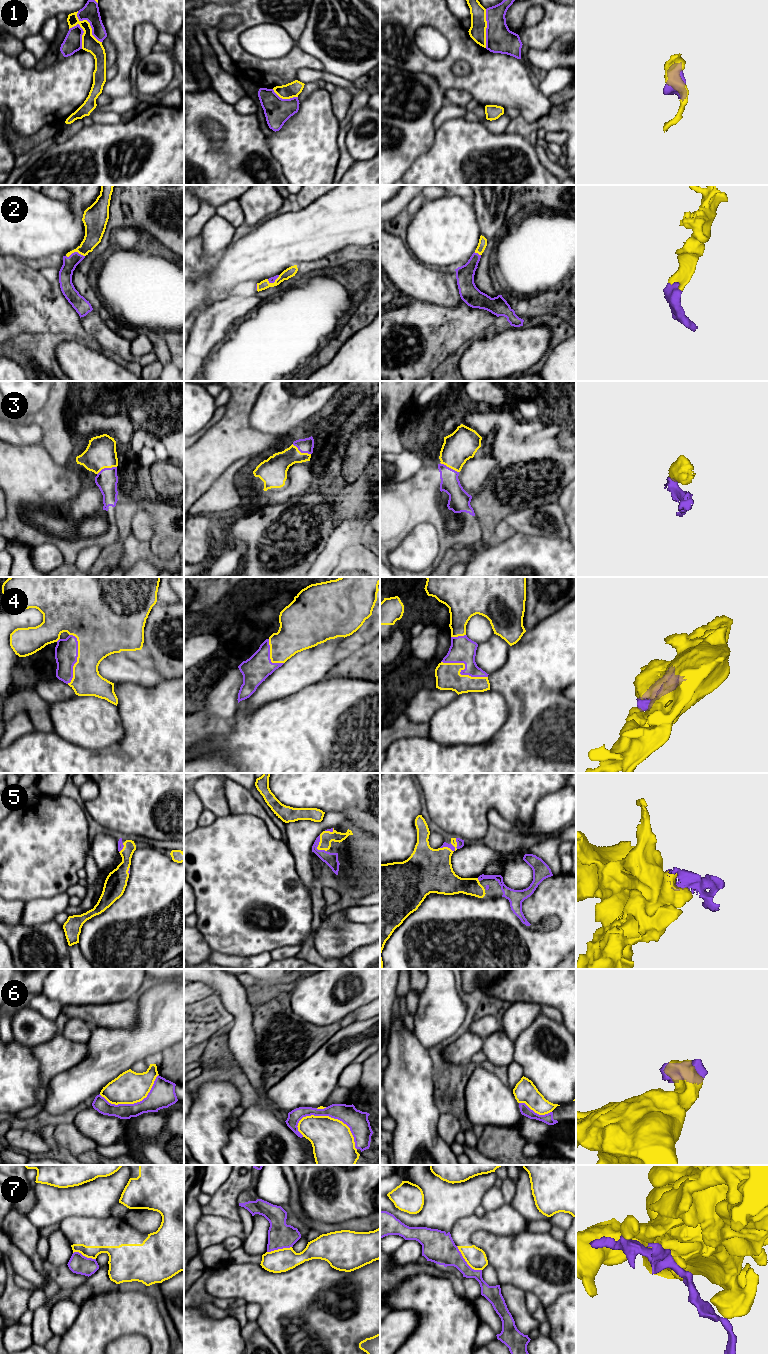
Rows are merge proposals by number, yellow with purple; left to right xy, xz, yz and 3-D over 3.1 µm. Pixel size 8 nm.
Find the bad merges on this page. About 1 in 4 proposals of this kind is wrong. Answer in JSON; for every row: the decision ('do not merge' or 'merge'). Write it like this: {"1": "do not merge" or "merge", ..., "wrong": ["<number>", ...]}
{"1": "do not merge", "2": "merge", "3": "merge", "4": "merge", "5": "merge", "6": "do not merge", "7": "do not merge", "wrong": ["1", "6", "7"]}

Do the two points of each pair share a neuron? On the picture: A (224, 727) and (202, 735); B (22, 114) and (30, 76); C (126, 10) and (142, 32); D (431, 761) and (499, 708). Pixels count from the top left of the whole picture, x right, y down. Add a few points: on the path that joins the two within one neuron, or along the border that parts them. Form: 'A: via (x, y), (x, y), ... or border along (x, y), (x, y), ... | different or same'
A: via (219, 729), (207, 730) | same
B: via (30, 105), (30, 85) | same
C: border along (154, 25), (136, 26), (137, 49) | different
D: border along (429, 737), (445, 745), (475, 745) | different

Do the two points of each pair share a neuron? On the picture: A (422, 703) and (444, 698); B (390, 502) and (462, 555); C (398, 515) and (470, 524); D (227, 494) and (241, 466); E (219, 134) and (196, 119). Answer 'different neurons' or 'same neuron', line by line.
A: same neuron
B: different neurons
C: same neuron
D: same neuron
E: different neurons

